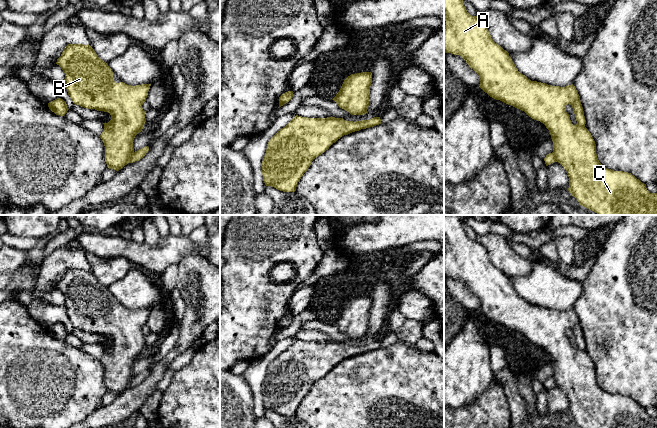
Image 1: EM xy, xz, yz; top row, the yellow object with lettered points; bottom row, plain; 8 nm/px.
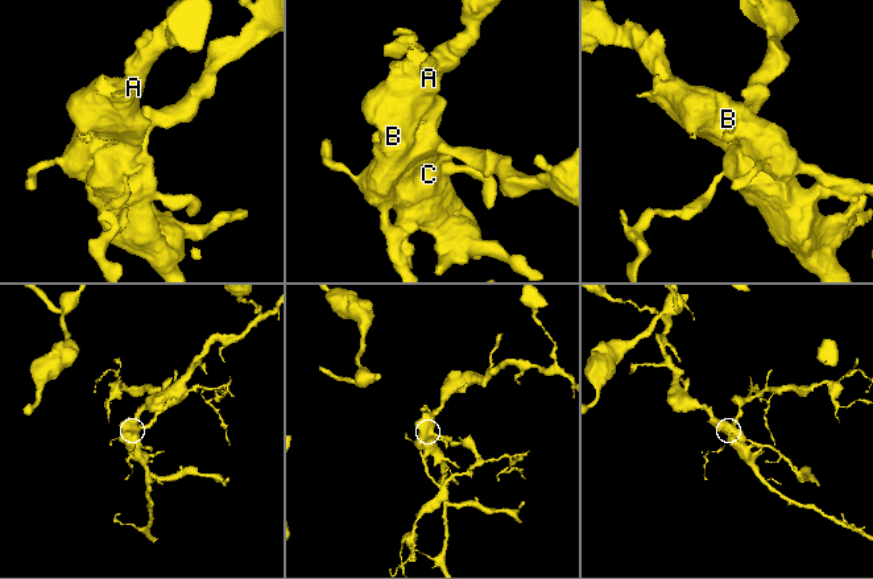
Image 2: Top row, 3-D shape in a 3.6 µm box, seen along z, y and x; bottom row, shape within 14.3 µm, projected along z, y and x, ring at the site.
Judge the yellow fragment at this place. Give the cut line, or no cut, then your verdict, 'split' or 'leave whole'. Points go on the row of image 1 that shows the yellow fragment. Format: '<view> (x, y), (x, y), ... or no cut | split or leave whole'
no cut | leave whole

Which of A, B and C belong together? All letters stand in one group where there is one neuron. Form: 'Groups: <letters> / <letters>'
Groups: A B C

